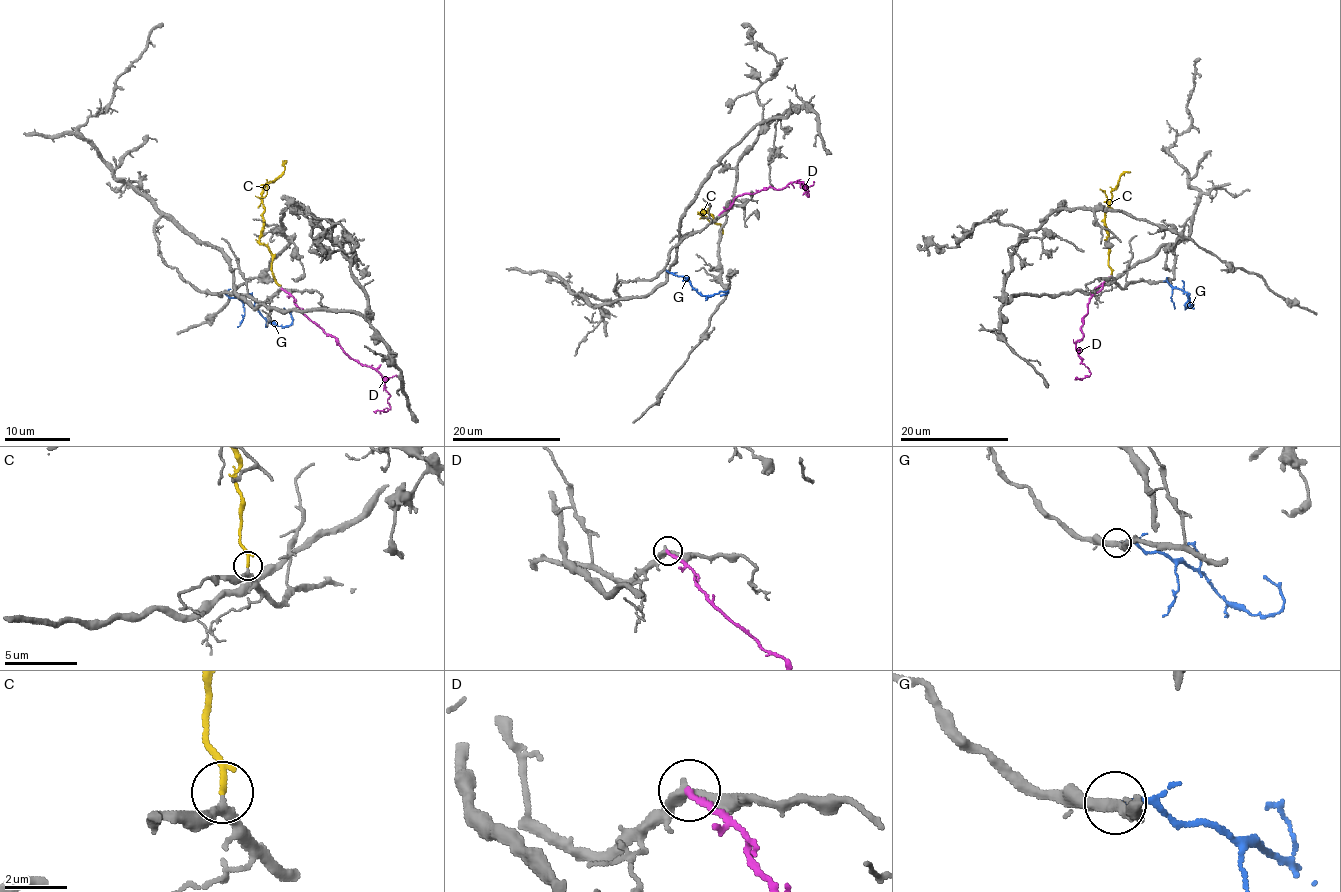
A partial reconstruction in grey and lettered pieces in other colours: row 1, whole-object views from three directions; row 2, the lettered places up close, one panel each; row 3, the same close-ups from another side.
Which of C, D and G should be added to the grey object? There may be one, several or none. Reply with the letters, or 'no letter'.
C, G

